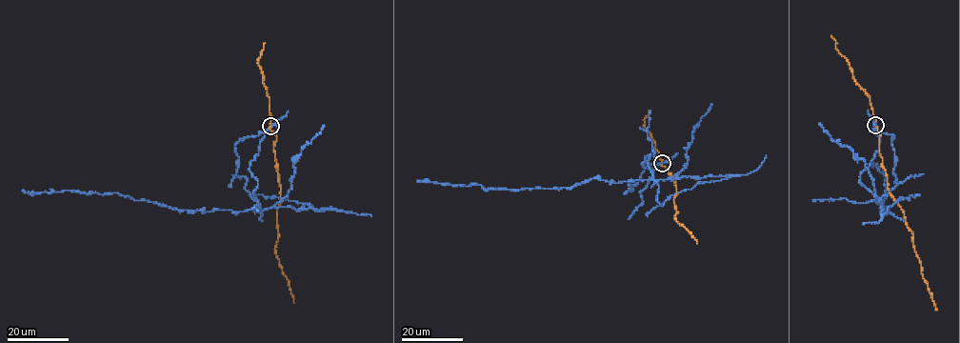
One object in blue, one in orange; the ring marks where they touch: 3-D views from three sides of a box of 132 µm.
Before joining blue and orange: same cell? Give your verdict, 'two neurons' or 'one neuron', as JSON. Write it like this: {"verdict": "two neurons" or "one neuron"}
{"verdict": "two neurons"}

